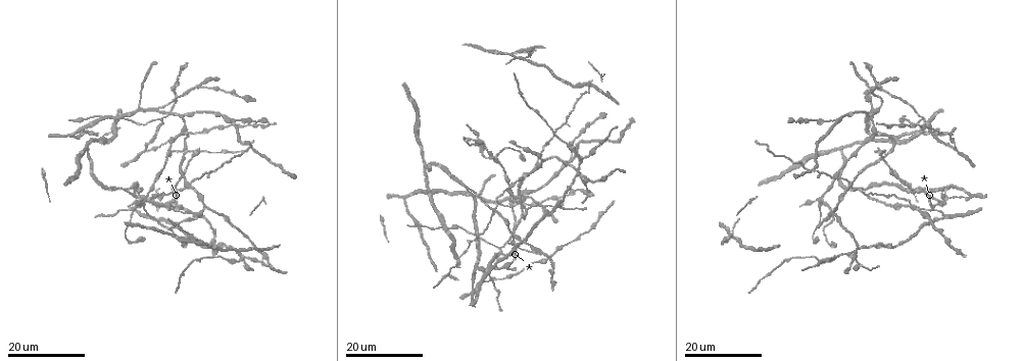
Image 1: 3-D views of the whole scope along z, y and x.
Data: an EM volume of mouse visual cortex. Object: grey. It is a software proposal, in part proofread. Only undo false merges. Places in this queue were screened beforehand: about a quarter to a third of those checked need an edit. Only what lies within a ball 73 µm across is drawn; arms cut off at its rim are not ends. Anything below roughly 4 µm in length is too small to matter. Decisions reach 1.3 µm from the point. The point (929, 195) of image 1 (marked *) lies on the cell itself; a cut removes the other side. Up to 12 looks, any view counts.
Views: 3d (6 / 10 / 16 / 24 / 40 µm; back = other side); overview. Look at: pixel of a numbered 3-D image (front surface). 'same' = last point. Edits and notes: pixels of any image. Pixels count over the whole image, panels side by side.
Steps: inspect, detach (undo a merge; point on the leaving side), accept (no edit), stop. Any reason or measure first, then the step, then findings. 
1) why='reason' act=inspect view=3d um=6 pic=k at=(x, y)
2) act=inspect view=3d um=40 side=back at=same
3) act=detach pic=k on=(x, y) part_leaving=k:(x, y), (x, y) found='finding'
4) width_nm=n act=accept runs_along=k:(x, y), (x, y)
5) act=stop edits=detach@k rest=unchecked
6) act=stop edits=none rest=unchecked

act=inspect view=3d um=16 pic=1 at=(531, 253)

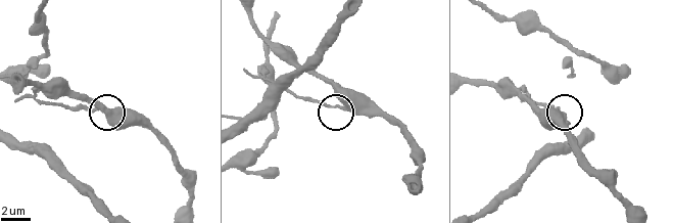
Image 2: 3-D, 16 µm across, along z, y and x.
act=inspect view=3d um=10 pic=2 at=(342, 106)

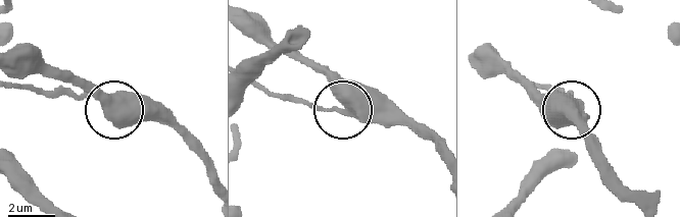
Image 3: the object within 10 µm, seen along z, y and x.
act=detach pic=3 on=(330, 110) found='a second cell is stuck on'

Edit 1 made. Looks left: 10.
act=inspect view=3d um=16 pic=1 at=(848, 256)

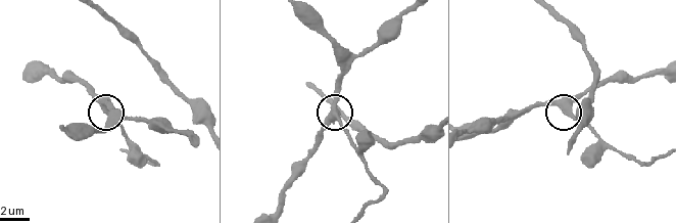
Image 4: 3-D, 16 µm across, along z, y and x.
act=inspect view=3d um=6 pic=4 at=(336, 117)

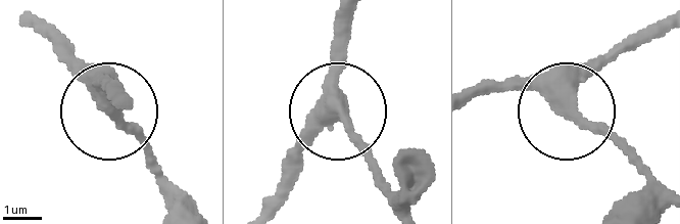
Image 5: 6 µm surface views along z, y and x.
act=accept runs_along=5:(656, 28), (617, 47), (575, 96), (652, 181) found='continuous, no second cell'

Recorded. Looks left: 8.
act=inspect view=3d um=16 pic=1 at=(193, 150)

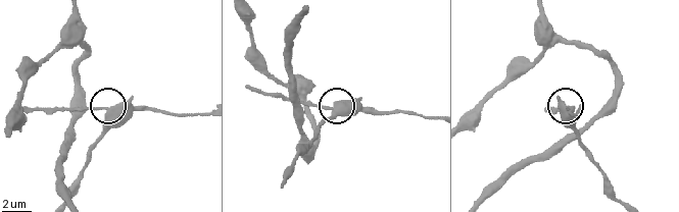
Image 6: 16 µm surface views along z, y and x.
why='closer look' act=inspect view=3d um=10 pic=6 at=(107, 110)

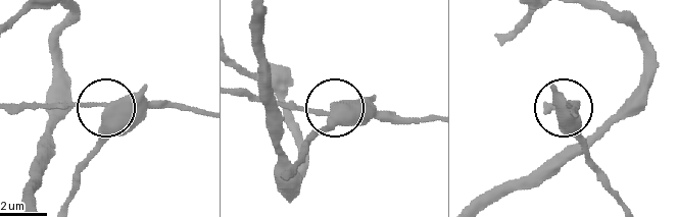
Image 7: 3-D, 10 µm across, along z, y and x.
width_nm=440 act=accept runs_along=7:(64, 202), (94, 150), (103, 114), (92, 103), (35, 103) found='one cell here'

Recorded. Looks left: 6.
act=inspect view=3d um=16 pic=1 at=(126, 192)

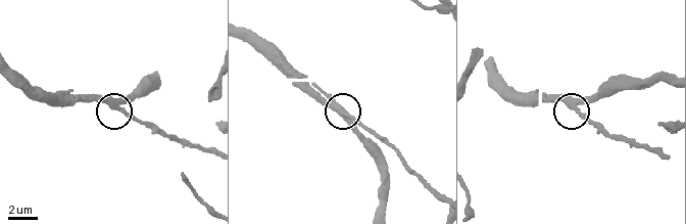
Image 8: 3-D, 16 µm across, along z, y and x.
why='closer look' act=inspect view=3d um=6 pic=8 at=(576, 110)

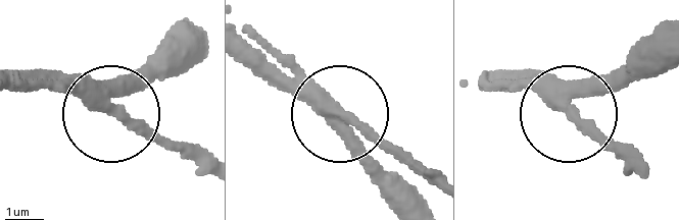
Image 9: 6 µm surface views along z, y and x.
act=accept runs_along=9:(423, 209), (374, 160), (351, 114), (409, 166) found='continuous, no second cell'

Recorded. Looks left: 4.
why='arms part here' act=inspect view=3d um=16 pic=1 at=(158, 109)

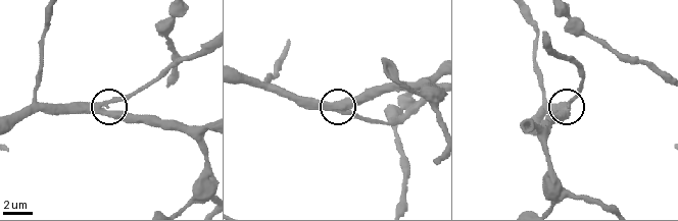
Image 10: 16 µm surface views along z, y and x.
act=inspect view=3d um=10 pic=10 at=(571, 102)

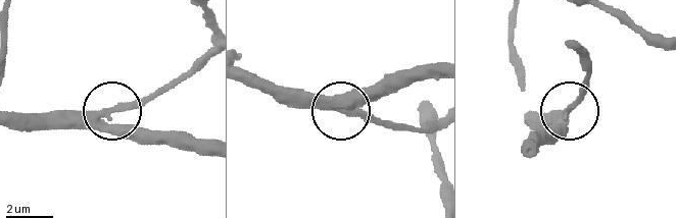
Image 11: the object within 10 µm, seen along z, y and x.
act=accept runs_along=11:(436, 69), (359, 91), (336, 110), (280, 105) found='one cell here'

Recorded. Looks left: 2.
why='a fork' act=inspect view=3d um=24 pic=1 at=(191, 185)

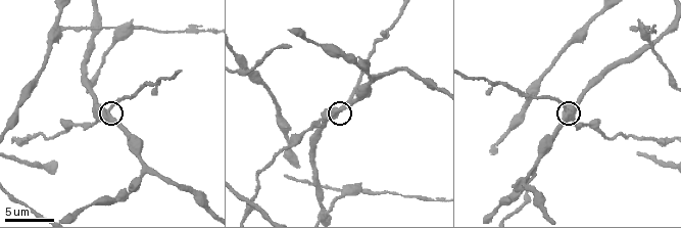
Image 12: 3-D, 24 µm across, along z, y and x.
act=inspect view=3d um=10 pic=12 at=(107, 112)

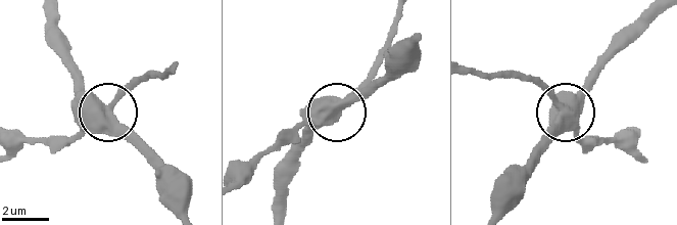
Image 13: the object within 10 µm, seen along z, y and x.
arms=3 act=detach pic=13 on=(71, 136) part_leaving=13:(572, 119), (579, 138), (611, 140), (634, 155) found='a second cell is stuck on'

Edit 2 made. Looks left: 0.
act=stop edits=detach@3,detach@13 rest=unchecked

